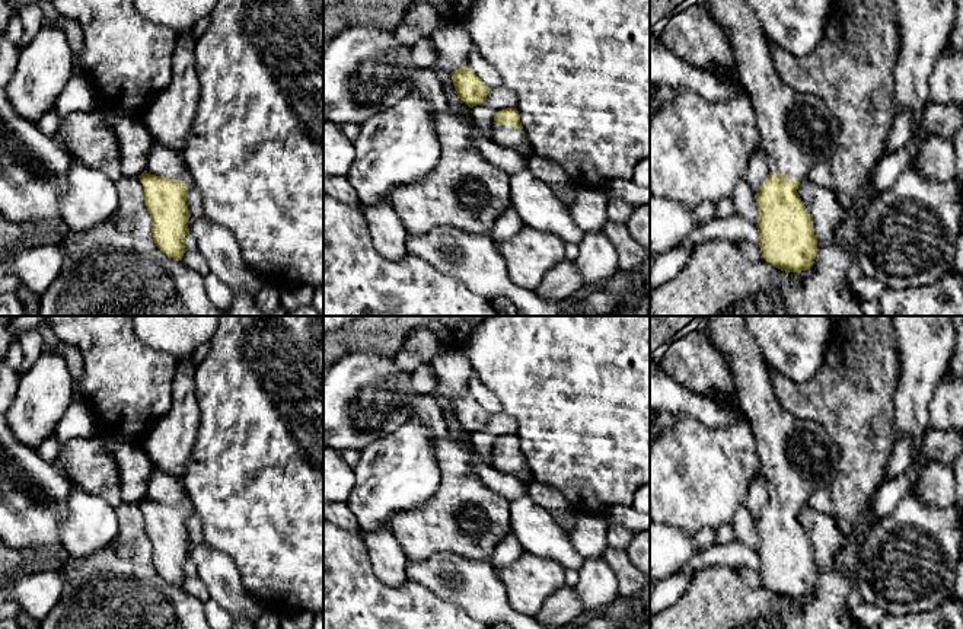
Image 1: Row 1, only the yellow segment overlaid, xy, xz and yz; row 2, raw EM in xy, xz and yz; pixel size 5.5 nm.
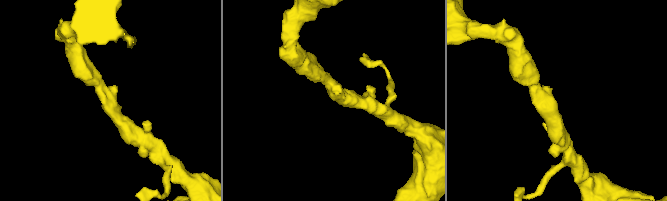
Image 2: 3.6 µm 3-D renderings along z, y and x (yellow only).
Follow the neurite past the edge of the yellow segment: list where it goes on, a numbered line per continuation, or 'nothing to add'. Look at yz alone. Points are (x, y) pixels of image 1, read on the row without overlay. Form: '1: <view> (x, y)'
1: yz (797, 456)

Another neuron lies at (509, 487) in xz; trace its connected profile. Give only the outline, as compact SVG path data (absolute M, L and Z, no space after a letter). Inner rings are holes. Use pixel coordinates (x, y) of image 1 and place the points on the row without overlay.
M450 421L450 432L455 438L466 441L471 447L472 466L478 478L494 492L503 495L510 502L527 494L527 486L519 482L514 476L504 475L495 467L487 464L481 456L473 450L471 434L457 424Z

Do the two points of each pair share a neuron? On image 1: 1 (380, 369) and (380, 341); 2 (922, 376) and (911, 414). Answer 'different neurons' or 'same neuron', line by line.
1: different neurons
2: same neuron

